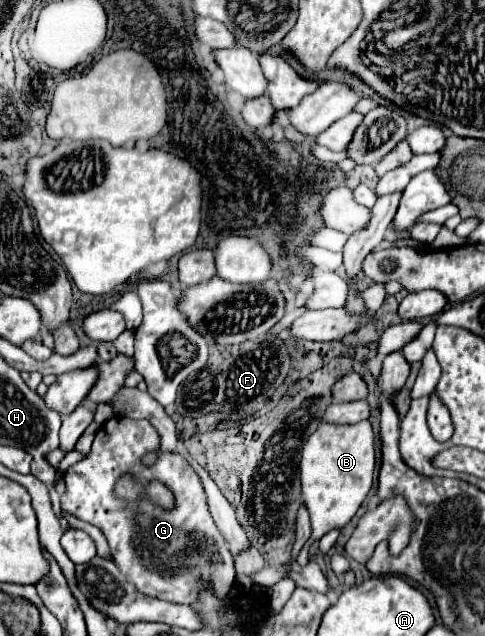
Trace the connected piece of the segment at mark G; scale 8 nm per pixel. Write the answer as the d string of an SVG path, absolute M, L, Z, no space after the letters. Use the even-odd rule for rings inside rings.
M112 416L98 430L90 454L64 472L66 494L60 498L62 508L72 512L76 518L80 518L84 522L98 526L104 532L116 566L120 566L122 574L128 576L130 582L142 594L158 598L158 600L166 600L166 602L176 602L176 604L196 604L198 594L202 590L210 588L216 598L224 598L236 580L234 558L228 550L228 542L224 540L222 532L216 528L216 524L212 520L204 486L202 486L198 474L194 472L194 468L190 468L190 464L186 464L186 460L182 460L182 456L178 456L178 454L172 454L172 452L160 454L154 466L150 466L150 468L144 466L142 456L146 452L152 452L158 448L160 448L160 434L148 420L126 420L122 416ZM126 474L132 476L134 480L138 480L140 484L150 484L154 480L166 484L166 488L172 490L174 506L170 510L166 510L166 508L158 506L150 496L136 498L136 500L118 498L114 492L114 484L118 478L126 476Z

